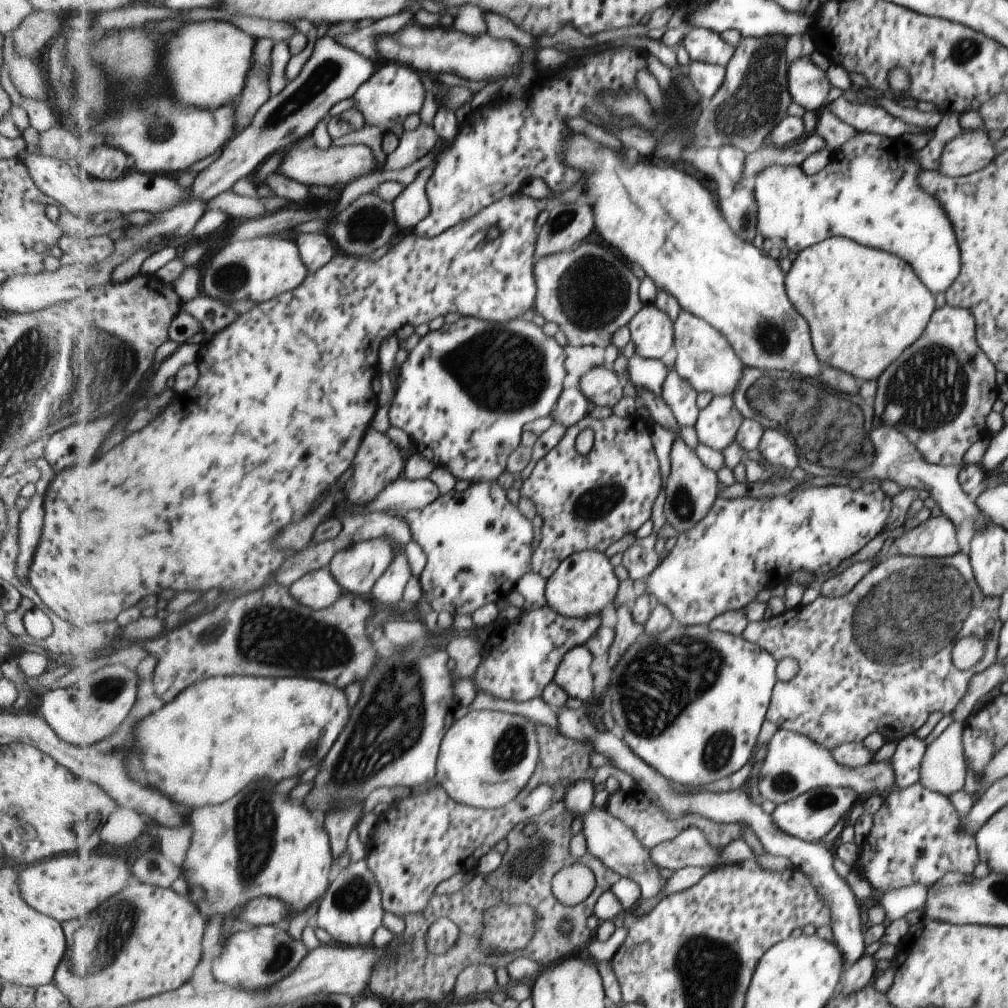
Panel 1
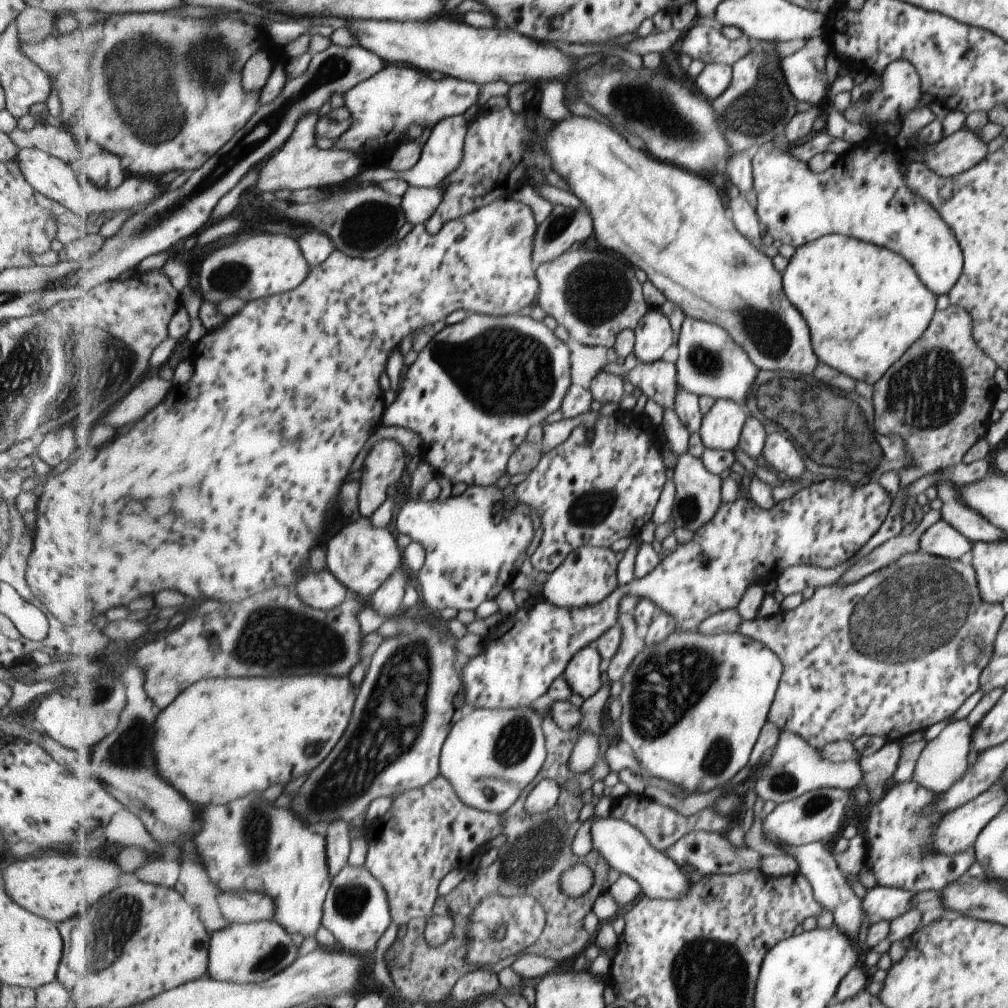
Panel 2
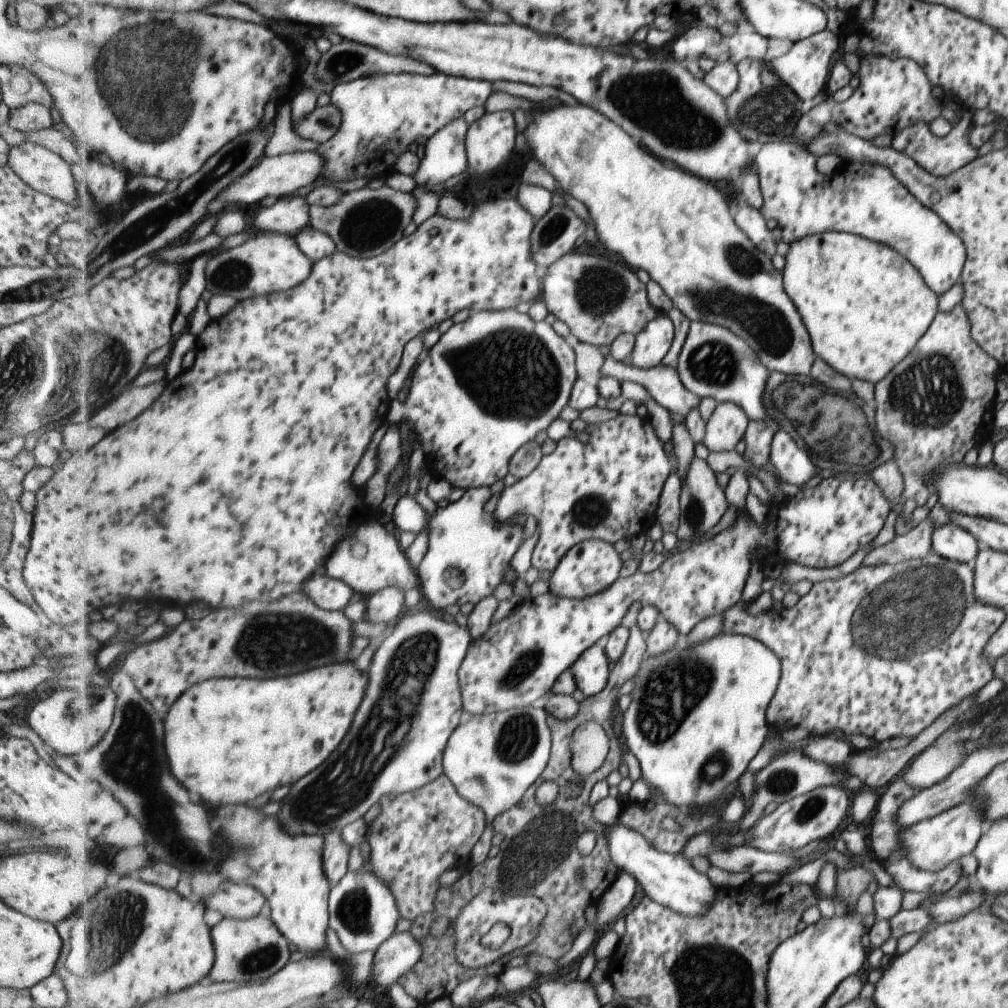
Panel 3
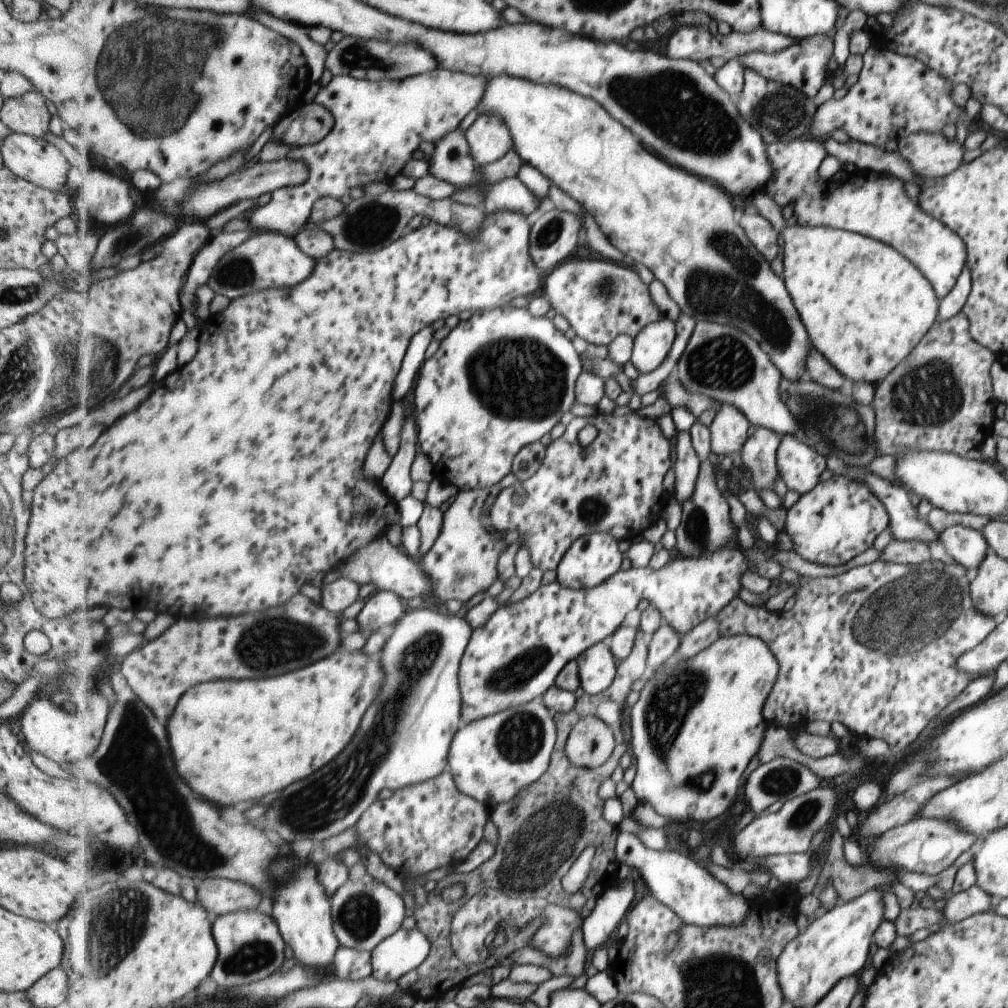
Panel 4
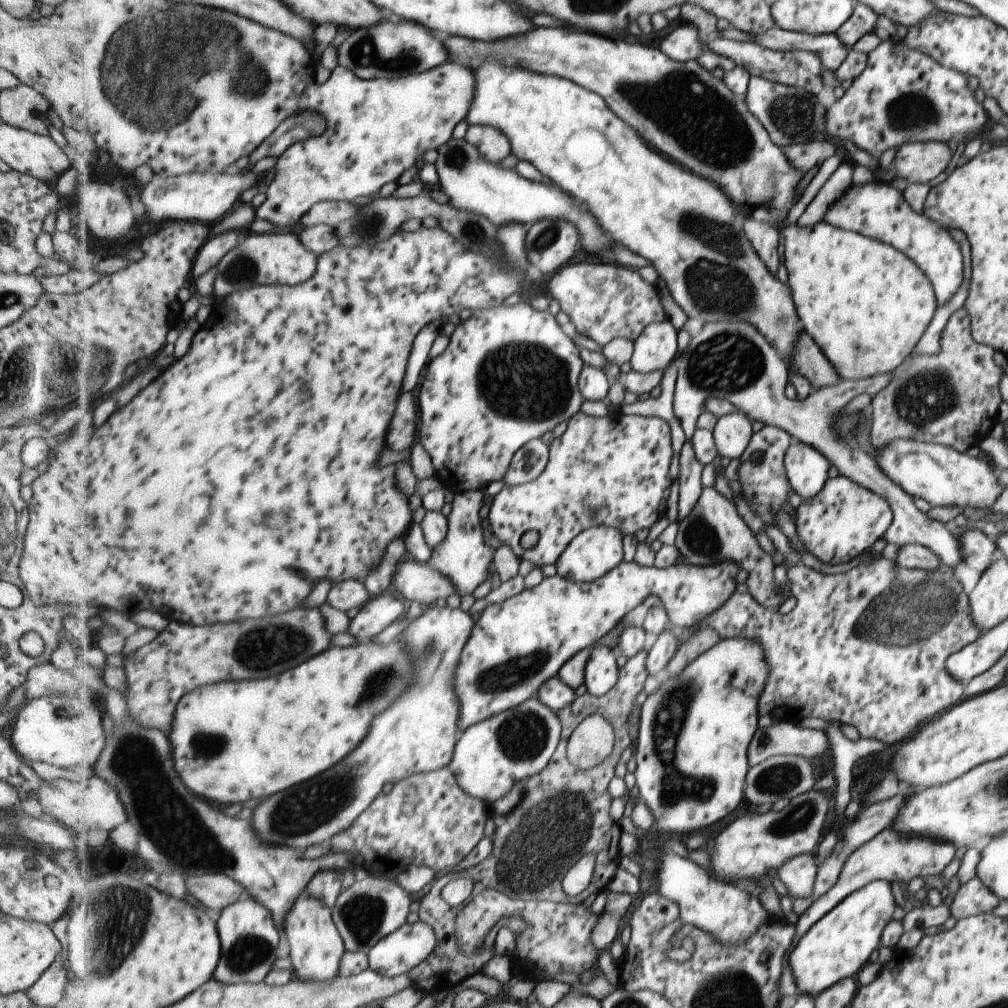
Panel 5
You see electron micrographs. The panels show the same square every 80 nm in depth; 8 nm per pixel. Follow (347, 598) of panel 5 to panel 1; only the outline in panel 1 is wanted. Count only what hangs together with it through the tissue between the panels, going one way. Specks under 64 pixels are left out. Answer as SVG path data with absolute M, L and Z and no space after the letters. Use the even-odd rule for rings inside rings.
M321 568L303 576L289 588L291 596L304 606L314 610L324 610L333 606L345 592L335 580L330 568Z

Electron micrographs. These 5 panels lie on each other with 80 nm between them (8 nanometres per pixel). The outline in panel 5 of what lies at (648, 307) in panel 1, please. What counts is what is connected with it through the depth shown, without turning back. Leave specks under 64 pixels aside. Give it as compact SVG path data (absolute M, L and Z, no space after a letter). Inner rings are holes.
M668 319L651 323L634 342L633 370L654 373L669 366L678 353L678 336L679 330Z

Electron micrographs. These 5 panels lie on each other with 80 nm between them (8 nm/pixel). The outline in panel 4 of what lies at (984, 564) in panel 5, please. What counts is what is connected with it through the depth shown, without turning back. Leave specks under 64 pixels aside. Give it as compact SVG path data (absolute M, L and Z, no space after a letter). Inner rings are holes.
M960 525L951 526L939 533L937 540L945 549L945 554L950 554L955 563L967 570L979 568L979 564L985 560L987 542L977 530Z

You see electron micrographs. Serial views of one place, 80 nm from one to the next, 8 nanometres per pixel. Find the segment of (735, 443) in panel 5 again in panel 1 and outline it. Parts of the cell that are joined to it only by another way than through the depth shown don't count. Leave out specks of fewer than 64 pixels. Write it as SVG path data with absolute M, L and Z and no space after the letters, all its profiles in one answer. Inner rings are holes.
M716 396L701 410L695 427L698 440L714 450L725 450L736 441L743 420L732 396Z

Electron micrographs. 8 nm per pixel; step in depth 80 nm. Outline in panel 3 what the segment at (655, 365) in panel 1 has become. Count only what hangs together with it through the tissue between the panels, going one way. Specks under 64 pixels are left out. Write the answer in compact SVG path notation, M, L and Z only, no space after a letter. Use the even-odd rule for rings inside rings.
M609 353L605 362L603 362L603 366L601 366L601 377L617 378L619 382L631 381L642 385L656 403L664 407L671 415L681 414L687 416L691 414L691 410L695 410L695 408L698 410L699 402L702 399L699 394L693 394L693 392L685 388L677 369L665 366L663 363L655 366L655 368L645 370L645 368L633 365L625 366L621 362L617 362Z

